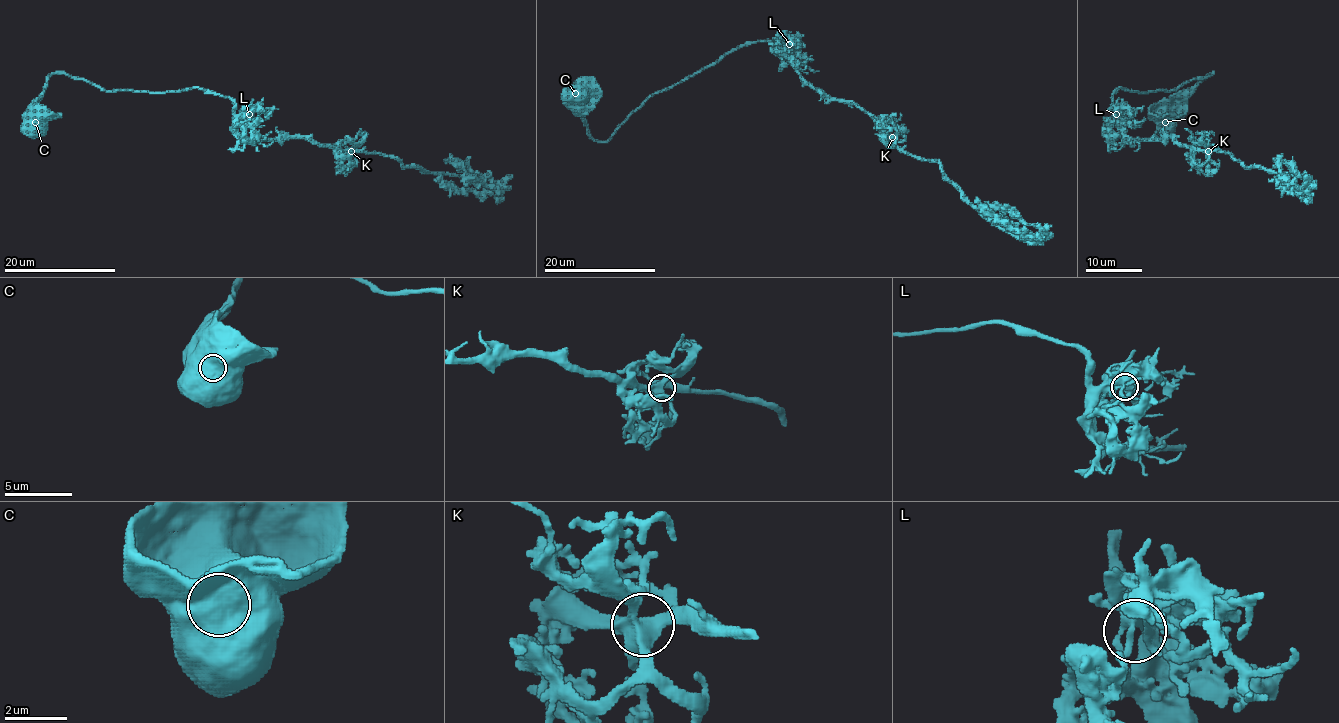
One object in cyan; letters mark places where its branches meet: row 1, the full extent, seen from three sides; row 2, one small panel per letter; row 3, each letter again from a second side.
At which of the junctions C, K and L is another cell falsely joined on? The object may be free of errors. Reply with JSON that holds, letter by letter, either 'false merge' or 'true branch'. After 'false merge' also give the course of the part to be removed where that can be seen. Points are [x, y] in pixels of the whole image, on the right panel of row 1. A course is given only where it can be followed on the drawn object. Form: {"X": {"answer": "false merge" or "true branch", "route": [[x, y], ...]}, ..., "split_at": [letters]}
{"C": {"answer": "true branch"}, "K": {"answer": "true branch"}, "L": {"answer": "true branch"}, "split_at": []}

